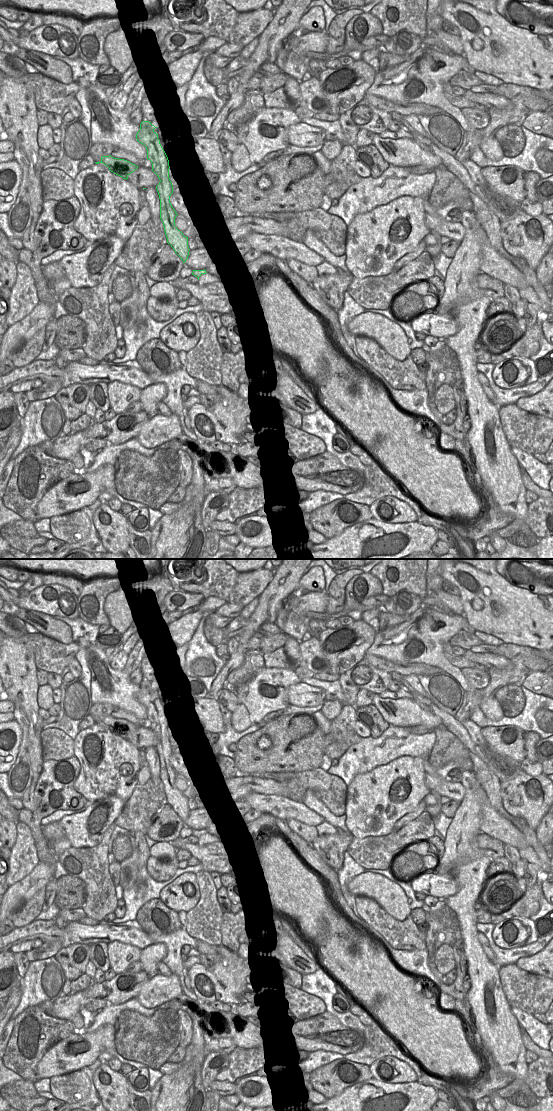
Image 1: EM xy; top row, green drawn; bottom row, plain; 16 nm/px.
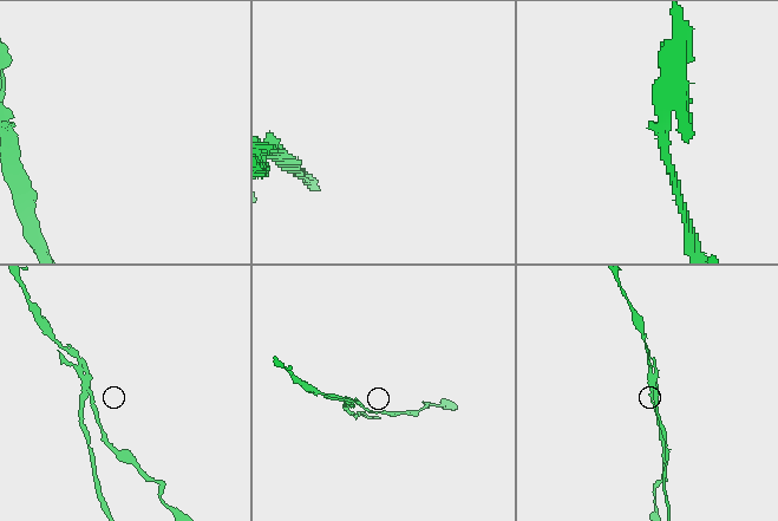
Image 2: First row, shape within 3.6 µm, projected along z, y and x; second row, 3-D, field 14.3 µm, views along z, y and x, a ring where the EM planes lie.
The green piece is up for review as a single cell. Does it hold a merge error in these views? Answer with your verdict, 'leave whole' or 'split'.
split

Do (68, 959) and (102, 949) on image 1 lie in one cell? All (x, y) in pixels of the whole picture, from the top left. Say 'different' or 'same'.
different

